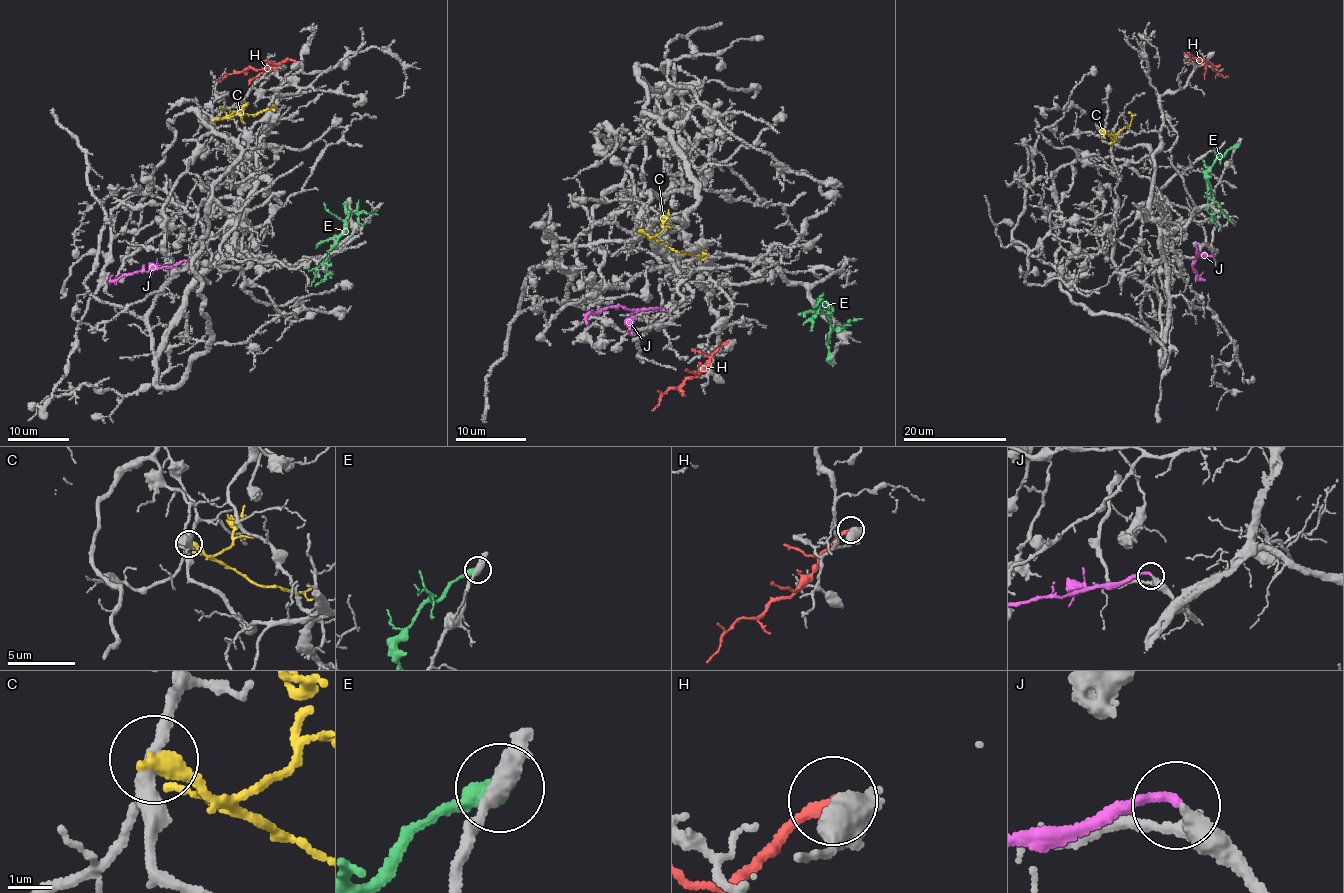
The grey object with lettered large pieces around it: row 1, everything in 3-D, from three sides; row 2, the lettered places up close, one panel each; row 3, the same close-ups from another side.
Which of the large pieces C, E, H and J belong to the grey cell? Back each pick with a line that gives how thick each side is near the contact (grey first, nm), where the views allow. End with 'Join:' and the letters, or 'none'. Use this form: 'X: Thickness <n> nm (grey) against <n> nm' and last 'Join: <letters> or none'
J: Thickness 300 nm (grey) against 240 nm
Join: J

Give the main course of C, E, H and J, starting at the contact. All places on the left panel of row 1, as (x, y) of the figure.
C: (215, 120), (237, 112), (257, 115), (269, 109), (274, 111)
E: (346, 204), (348, 215), (343, 233), (315, 271), (309, 285)
H: (295, 62), (288, 60), (277, 66), (259, 70), (245, 68), (226, 75), (221, 81), (214, 80)
J: (187, 261), (119, 275), (111, 281), (113, 275)

